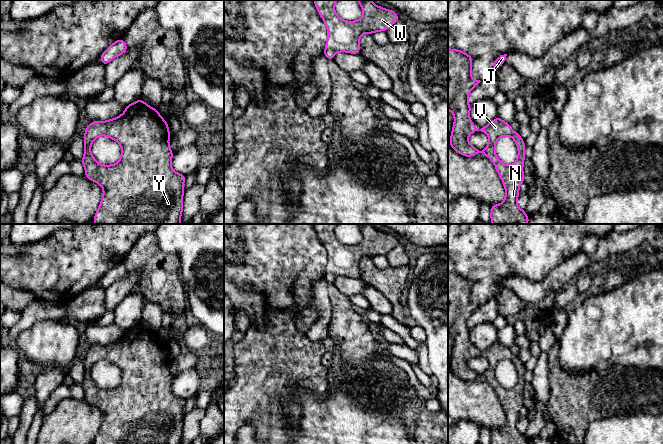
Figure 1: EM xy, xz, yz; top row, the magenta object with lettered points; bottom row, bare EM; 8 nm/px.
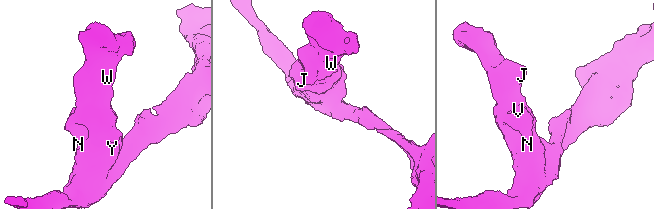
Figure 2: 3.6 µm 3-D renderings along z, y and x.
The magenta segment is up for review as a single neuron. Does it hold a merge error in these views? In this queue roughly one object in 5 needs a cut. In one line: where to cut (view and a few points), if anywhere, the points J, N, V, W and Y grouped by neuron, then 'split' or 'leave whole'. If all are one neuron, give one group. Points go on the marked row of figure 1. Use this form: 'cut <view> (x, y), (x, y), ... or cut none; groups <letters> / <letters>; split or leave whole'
cut none; groups J N V W Y; leave whole

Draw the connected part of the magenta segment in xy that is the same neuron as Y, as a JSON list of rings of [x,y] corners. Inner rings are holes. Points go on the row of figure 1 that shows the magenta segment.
[[[141,99],[126,106],[118,117],[107,121],[93,121],[84,132],[84,156],[81,159],[85,177],[103,188],[103,196],[95,213],[95,224],[180,224],[183,212],[184,182],[186,176],[175,172],[171,167],[173,152],[169,145],[168,123],[156,108],[150,107]],[[99,136],[107,136],[121,146],[121,158],[112,165],[102,165],[91,153],[92,142]]]

